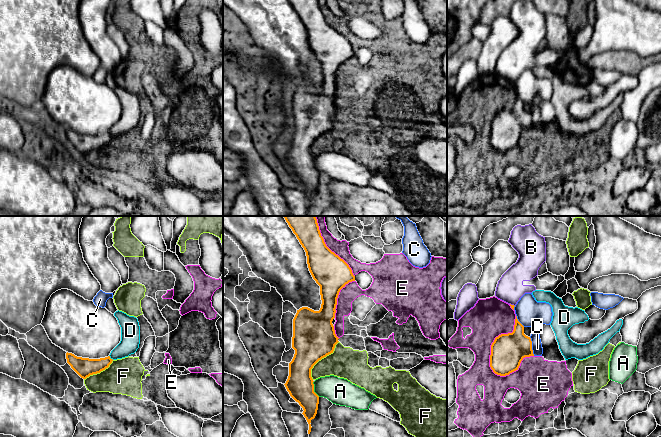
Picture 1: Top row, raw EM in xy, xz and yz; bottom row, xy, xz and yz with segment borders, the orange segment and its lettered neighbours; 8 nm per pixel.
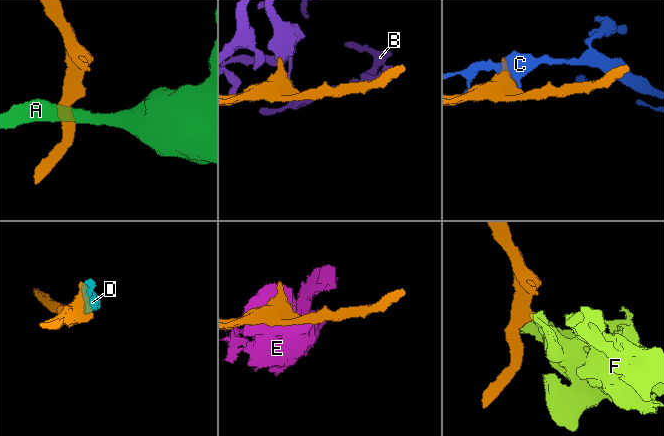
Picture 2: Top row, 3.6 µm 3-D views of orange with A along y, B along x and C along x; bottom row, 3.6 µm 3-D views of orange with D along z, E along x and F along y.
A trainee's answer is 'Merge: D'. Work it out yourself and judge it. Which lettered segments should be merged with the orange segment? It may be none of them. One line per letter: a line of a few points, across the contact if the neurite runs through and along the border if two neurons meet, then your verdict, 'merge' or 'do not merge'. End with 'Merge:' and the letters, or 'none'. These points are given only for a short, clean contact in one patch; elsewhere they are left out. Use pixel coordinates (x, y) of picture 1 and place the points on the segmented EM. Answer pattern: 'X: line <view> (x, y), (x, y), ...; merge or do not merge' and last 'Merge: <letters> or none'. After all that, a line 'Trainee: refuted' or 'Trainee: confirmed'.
A: line xz (313, 381), (313, 390), (319, 396); do not merge
B: line yz (510, 303), (514, 306); do not merge
C: do not merge
D: line xy (84, 367), (99, 365), (110, 358), (130, 339), (130, 334); merge
E: do not merge
F: line xz (338, 341), (334, 349), (313, 366), (311, 369), (312, 379); do not merge
Merge: D
Trainee: confirmed

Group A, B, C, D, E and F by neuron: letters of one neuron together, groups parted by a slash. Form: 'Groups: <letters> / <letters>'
Groups: A / B / C / D / E F

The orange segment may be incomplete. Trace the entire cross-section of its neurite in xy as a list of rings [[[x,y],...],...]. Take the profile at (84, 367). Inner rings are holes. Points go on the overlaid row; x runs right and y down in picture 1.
[[[119,310],[114,313],[114,316],[121,327],[121,341],[108,357],[89,359],[66,353],[67,363],[81,378],[86,379],[90,375],[100,373],[108,368],[113,360],[128,357],[139,348],[140,326],[138,319]]]

